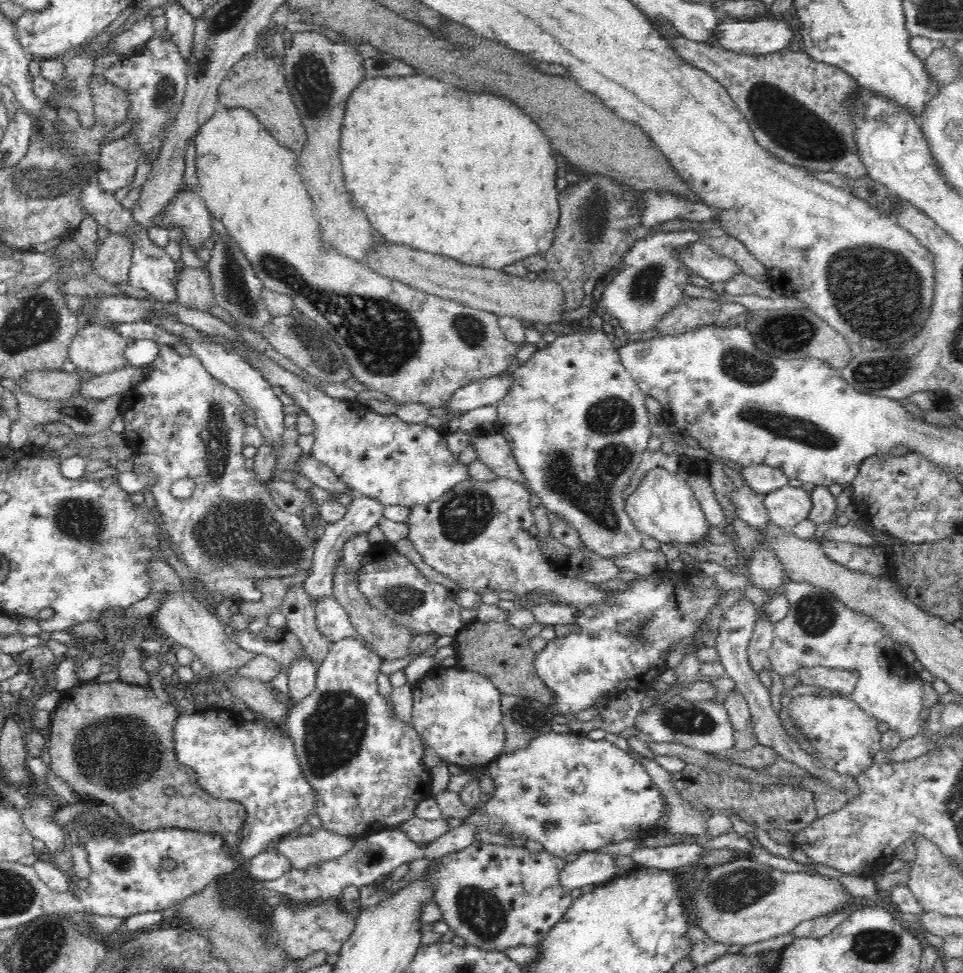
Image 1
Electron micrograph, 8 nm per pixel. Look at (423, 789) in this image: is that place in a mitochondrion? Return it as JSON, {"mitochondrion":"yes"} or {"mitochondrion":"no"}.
{"mitochondrion":"no"}

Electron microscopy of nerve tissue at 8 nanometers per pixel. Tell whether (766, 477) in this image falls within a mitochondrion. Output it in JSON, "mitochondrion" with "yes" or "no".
{"mitochondrion":"no"}

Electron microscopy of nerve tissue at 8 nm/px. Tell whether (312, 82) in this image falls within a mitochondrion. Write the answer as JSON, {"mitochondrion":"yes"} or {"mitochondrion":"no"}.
{"mitochondrion":"yes"}

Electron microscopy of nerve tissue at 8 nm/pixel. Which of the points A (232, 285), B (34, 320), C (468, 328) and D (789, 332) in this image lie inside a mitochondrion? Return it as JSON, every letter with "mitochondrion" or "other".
{"A":"mitochondrion","B":"mitochondrion","C":"mitochondrion","D":"mitochondrion"}

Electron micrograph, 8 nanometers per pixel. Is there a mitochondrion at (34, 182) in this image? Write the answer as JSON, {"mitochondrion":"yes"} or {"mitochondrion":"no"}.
{"mitochondrion":"yes"}

